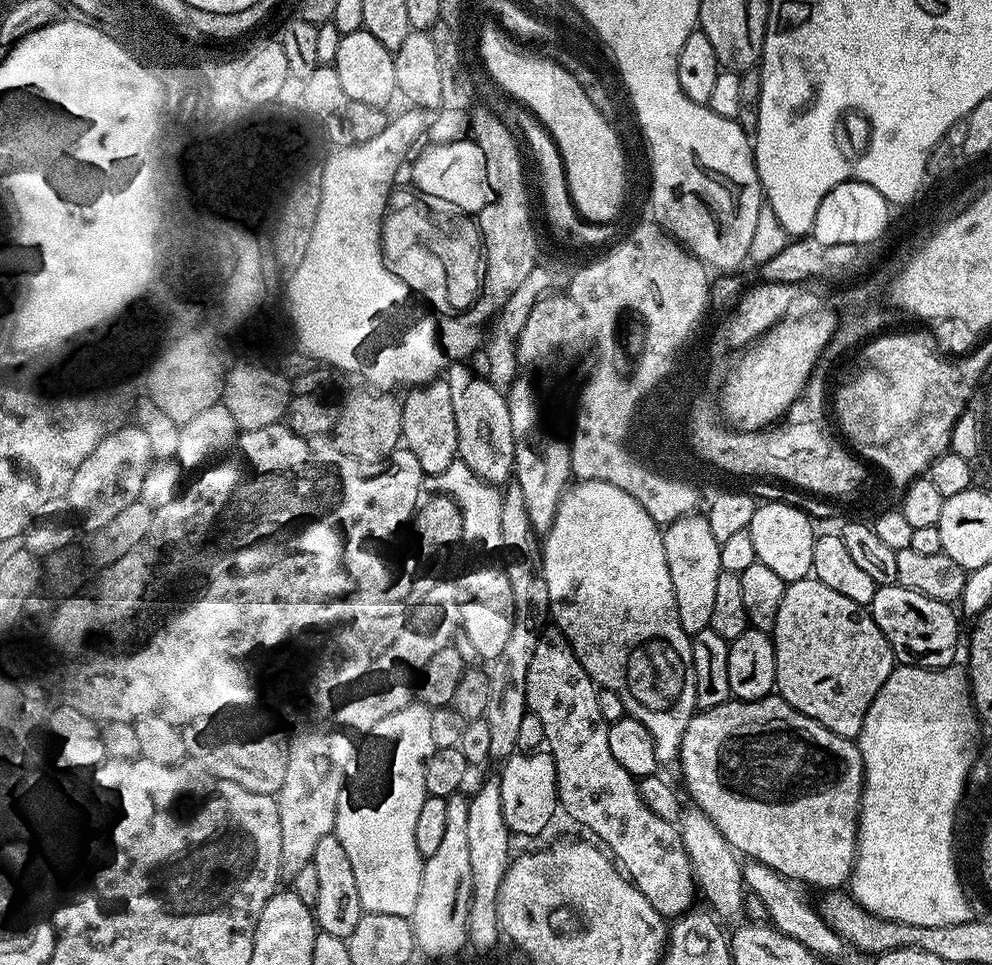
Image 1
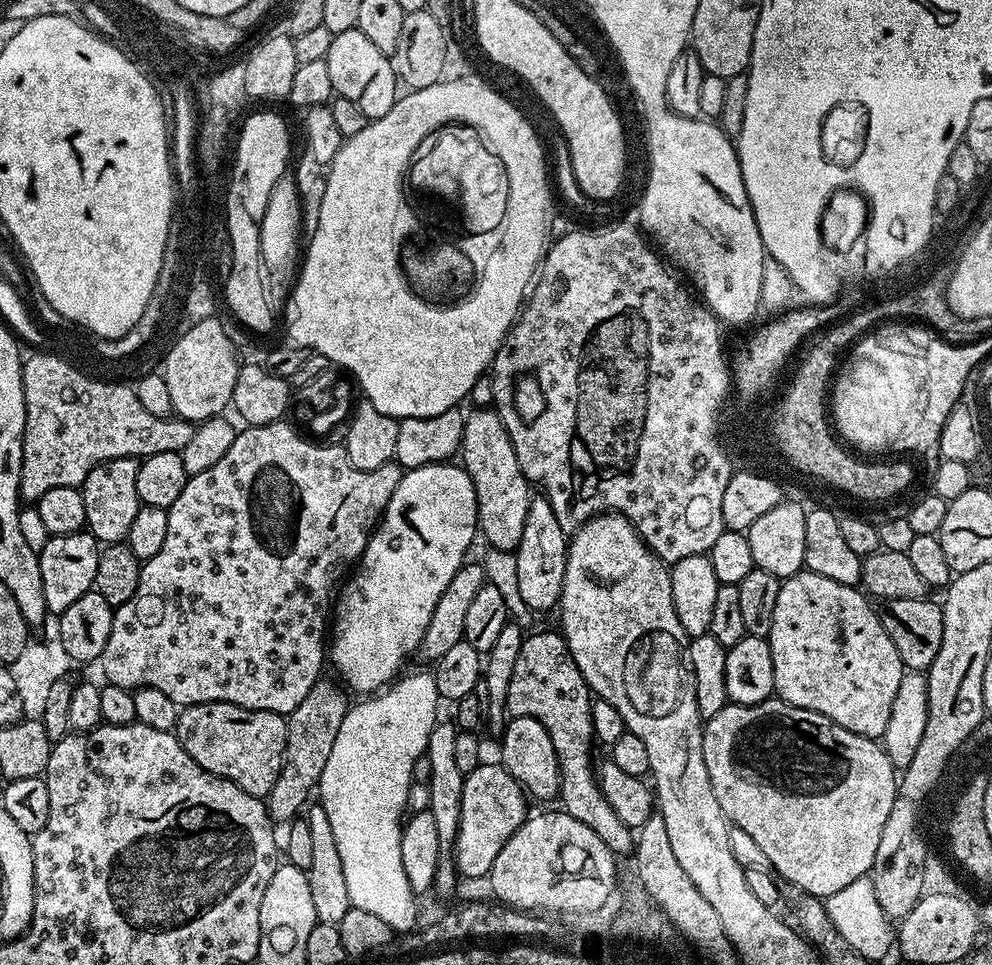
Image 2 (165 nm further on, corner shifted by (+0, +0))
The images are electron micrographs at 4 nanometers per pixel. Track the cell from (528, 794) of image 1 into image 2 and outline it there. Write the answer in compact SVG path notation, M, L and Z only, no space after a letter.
M482 762L473 772L465 775L458 834L454 845L456 870L461 877L469 876L470 879L476 880L479 876L487 877L491 873L494 858L498 858L498 850L502 850L502 846L506 846L506 842L514 834L514 830L521 828L525 820L528 819L530 815L528 803L530 800L522 785L499 762L493 762L493 764Z

